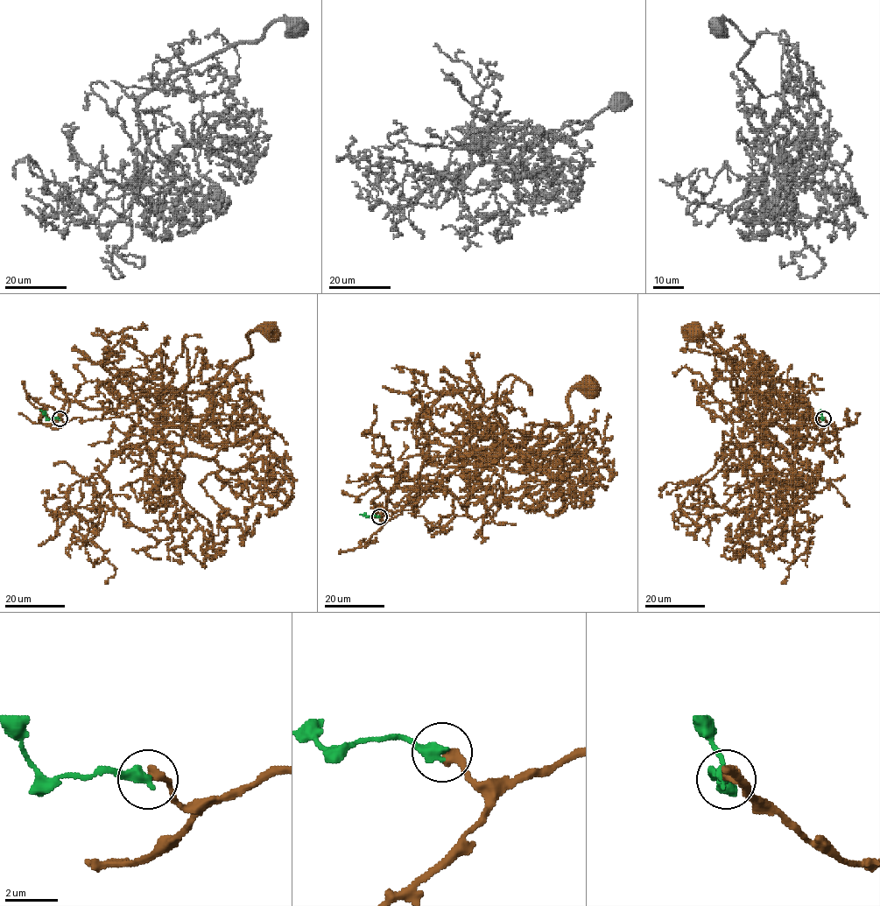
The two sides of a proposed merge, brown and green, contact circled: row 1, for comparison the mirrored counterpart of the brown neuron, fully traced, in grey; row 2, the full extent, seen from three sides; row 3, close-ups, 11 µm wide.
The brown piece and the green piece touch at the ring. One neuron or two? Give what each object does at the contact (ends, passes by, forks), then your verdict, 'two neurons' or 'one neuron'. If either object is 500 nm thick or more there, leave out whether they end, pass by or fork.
brown ends there; green ends there; one neuron

